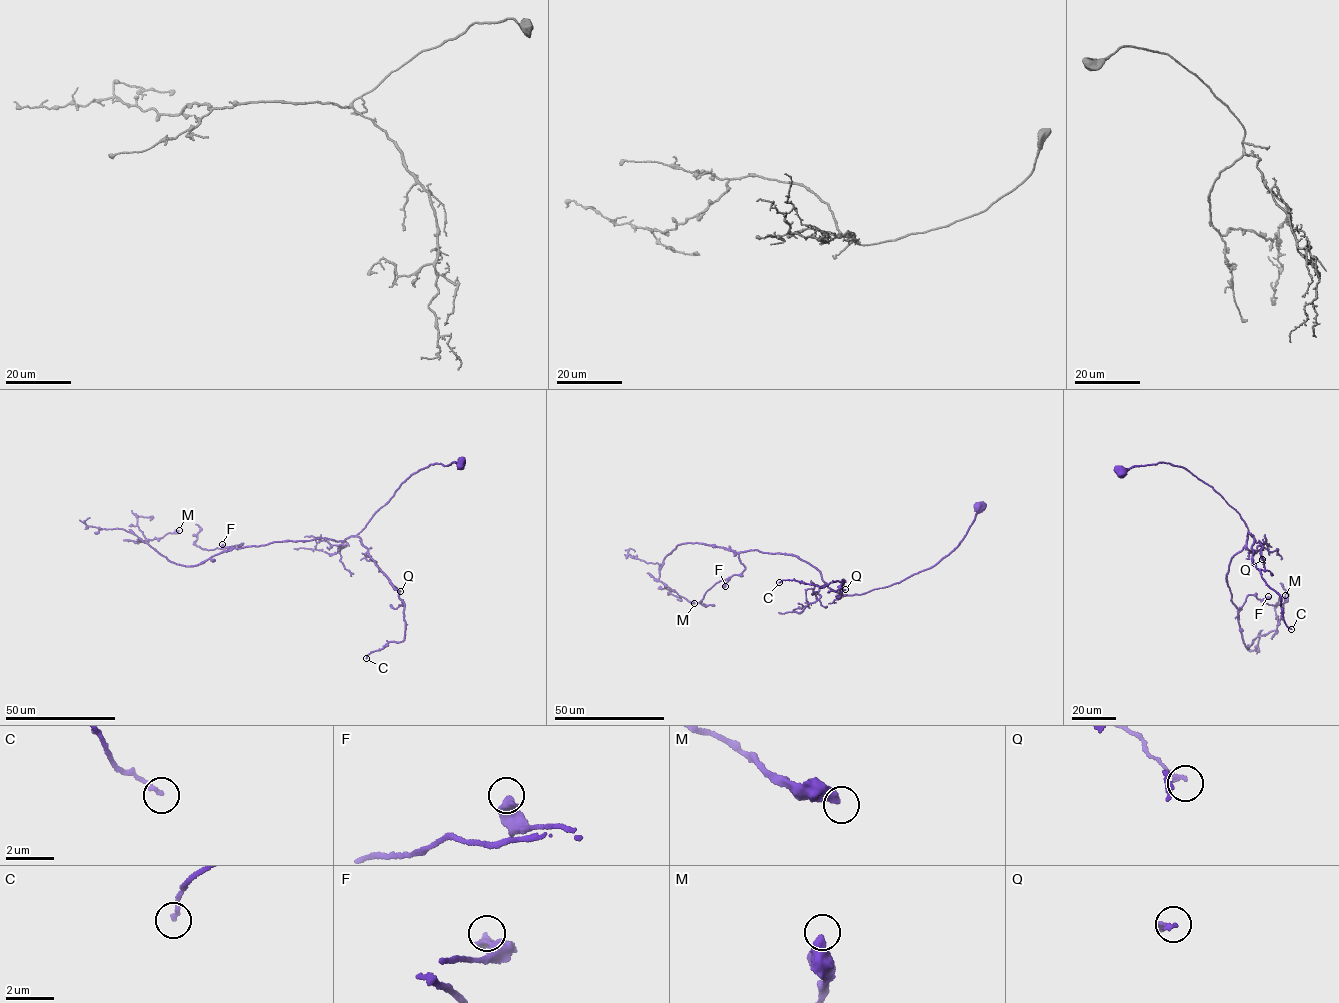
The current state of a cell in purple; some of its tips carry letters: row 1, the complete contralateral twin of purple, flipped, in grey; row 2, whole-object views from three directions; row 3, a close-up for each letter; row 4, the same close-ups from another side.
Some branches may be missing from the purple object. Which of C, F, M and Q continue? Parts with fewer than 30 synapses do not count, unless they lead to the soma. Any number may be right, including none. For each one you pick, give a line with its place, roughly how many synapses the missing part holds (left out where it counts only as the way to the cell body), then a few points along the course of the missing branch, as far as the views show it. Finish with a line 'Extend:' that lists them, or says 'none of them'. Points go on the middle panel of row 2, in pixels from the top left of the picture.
Extend: none of them

